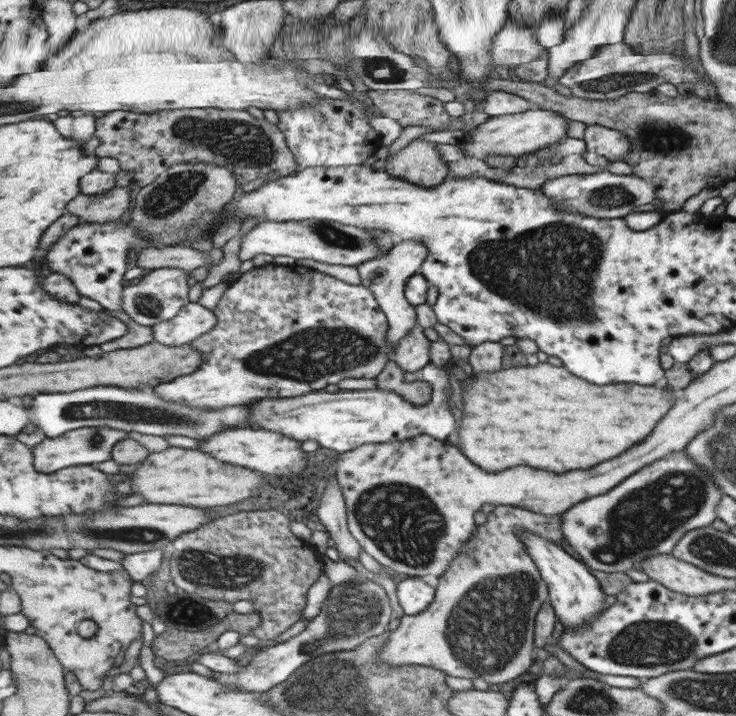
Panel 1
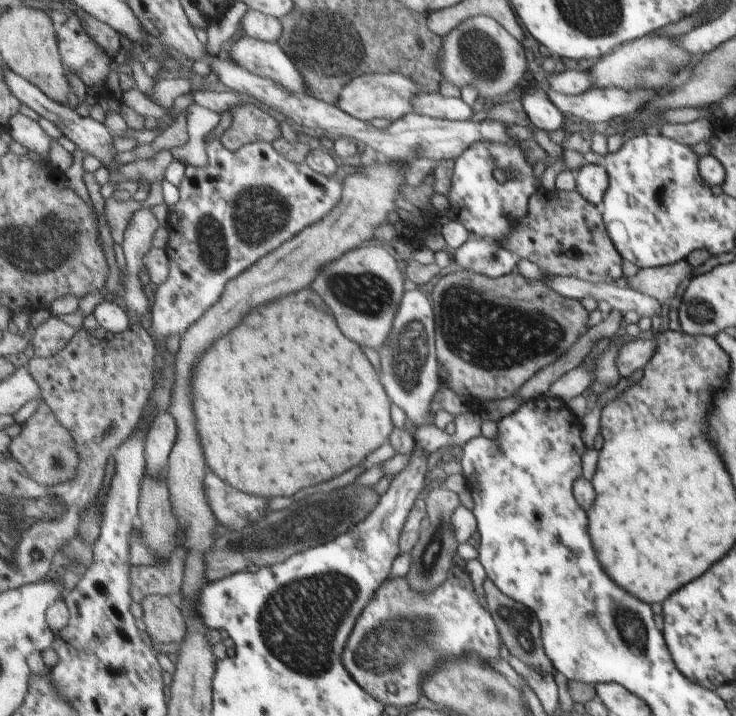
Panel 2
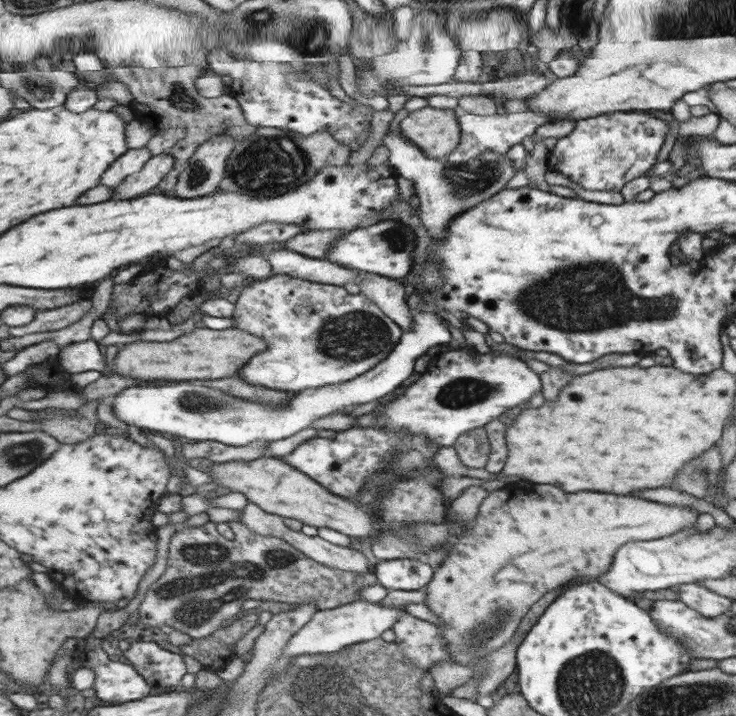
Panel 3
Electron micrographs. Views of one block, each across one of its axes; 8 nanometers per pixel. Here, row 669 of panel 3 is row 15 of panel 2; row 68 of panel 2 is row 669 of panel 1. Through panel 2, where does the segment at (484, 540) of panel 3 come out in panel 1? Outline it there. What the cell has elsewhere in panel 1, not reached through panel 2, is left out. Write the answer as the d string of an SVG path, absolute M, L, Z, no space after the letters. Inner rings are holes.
M496 506L487 514L486 523L474 527L474 534L461 548L465 552L458 551L449 570L442 578L433 581L436 595L430 612L426 610L412 616L404 614L400 618L400 625L390 633L387 643L382 645L382 650L377 654L378 660L389 666L431 666L458 678L482 678L488 684L510 684L510 680L518 682L519 676L530 670L534 662L534 650L539 647L535 643L538 611L544 604L550 603L549 584L546 584L541 568L525 548L521 534L528 531L562 544L565 535L561 531L561 516L544 516L516 506Z

